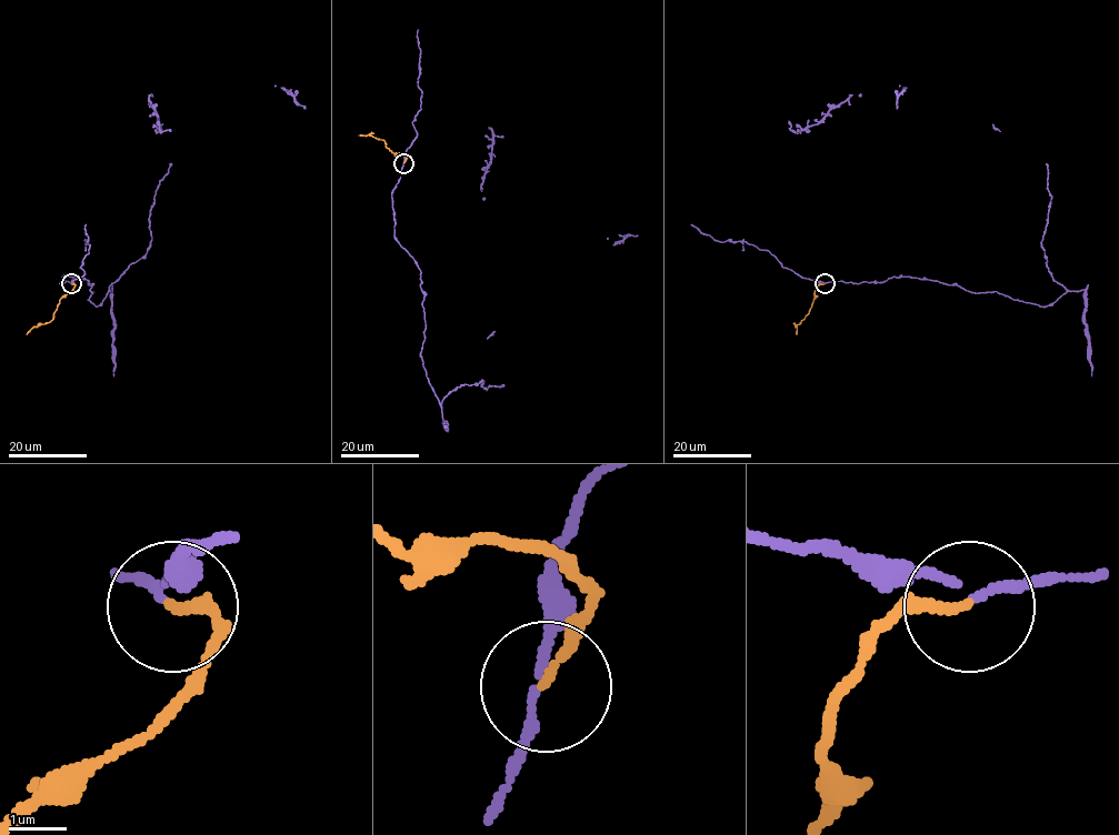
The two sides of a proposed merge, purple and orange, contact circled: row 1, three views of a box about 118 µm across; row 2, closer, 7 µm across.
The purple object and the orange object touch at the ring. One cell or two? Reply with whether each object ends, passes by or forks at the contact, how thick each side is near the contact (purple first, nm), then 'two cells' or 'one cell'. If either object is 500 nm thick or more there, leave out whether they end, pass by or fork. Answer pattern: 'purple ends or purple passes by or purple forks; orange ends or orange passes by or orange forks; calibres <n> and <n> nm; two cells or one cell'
purple passes by; orange ends; calibres 140 and 160 nm; two cells

